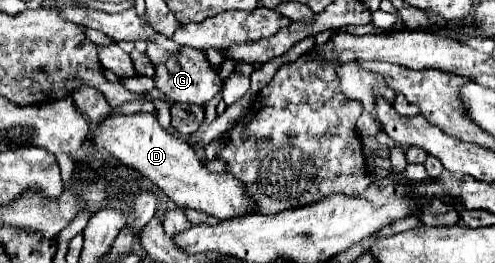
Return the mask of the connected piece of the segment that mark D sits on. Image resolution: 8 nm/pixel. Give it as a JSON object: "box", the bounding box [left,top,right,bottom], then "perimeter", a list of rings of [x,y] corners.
{"box":[94,114,256,220],"perimeter":[[[116,114],[104,118],[94,130],[94,142],[112,156],[150,178],[180,208],[202,210],[218,220],[230,220],[256,212],[256,202],[248,196],[246,186],[228,172],[214,174],[196,156],[190,144],[164,130],[152,114]]]}

